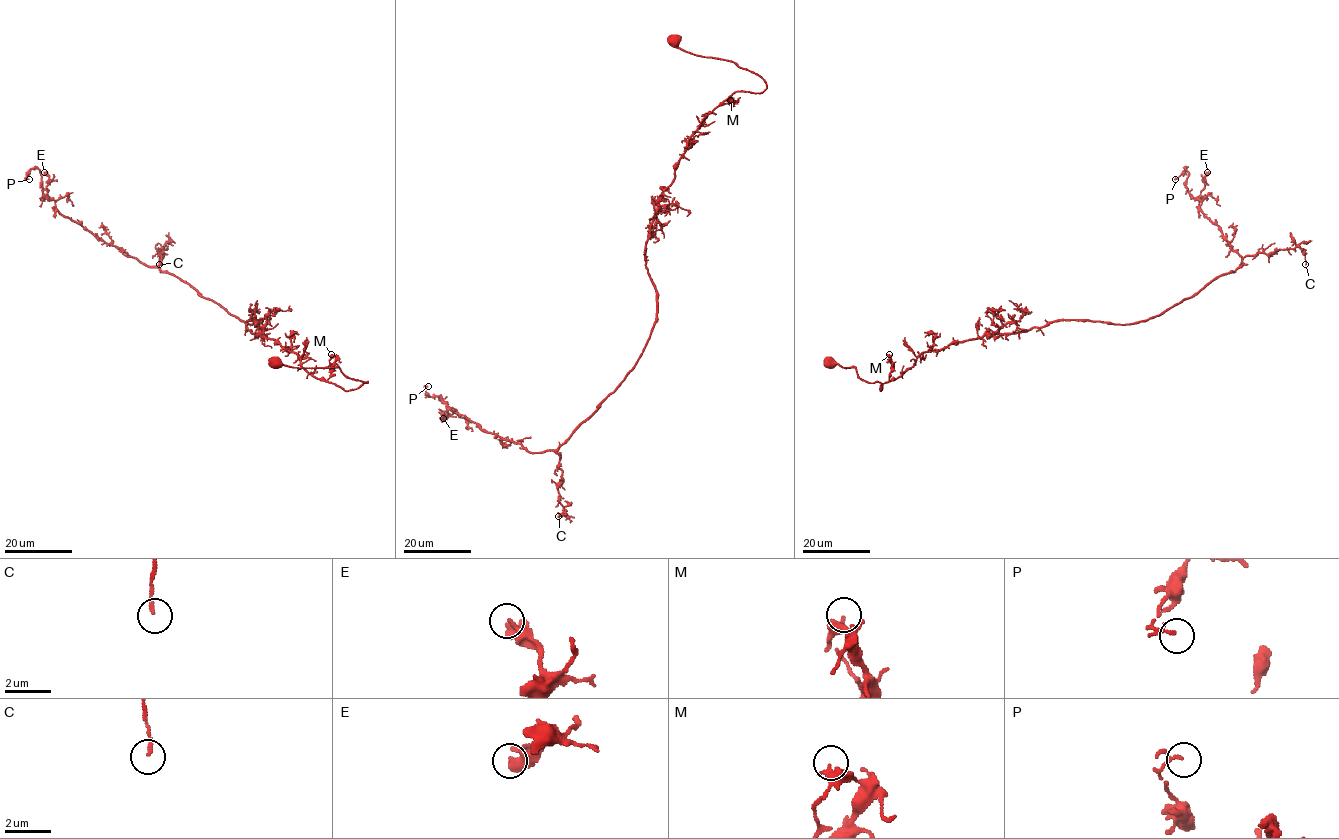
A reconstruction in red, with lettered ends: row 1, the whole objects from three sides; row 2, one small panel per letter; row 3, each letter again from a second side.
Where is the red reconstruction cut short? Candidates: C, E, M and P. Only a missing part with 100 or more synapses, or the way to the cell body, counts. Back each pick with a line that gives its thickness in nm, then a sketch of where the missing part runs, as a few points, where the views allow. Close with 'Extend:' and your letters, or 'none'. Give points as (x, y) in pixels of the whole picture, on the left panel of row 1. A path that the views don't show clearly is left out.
Extend: none

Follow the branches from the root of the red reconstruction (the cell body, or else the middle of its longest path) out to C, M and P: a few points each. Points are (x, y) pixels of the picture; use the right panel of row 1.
C: (829, 362), (880, 391), (954, 342), (1058, 320), (1146, 321), (1259, 253), (1299, 247), (1305, 264)
M: (829, 362), (854, 367), (862, 380), (879, 382), (880, 391), (892, 366), (889, 354)
P: (829, 362), (880, 391), (954, 342), (1159, 316), (1241, 263), (1189, 193), (1186, 168), (1175, 179)

